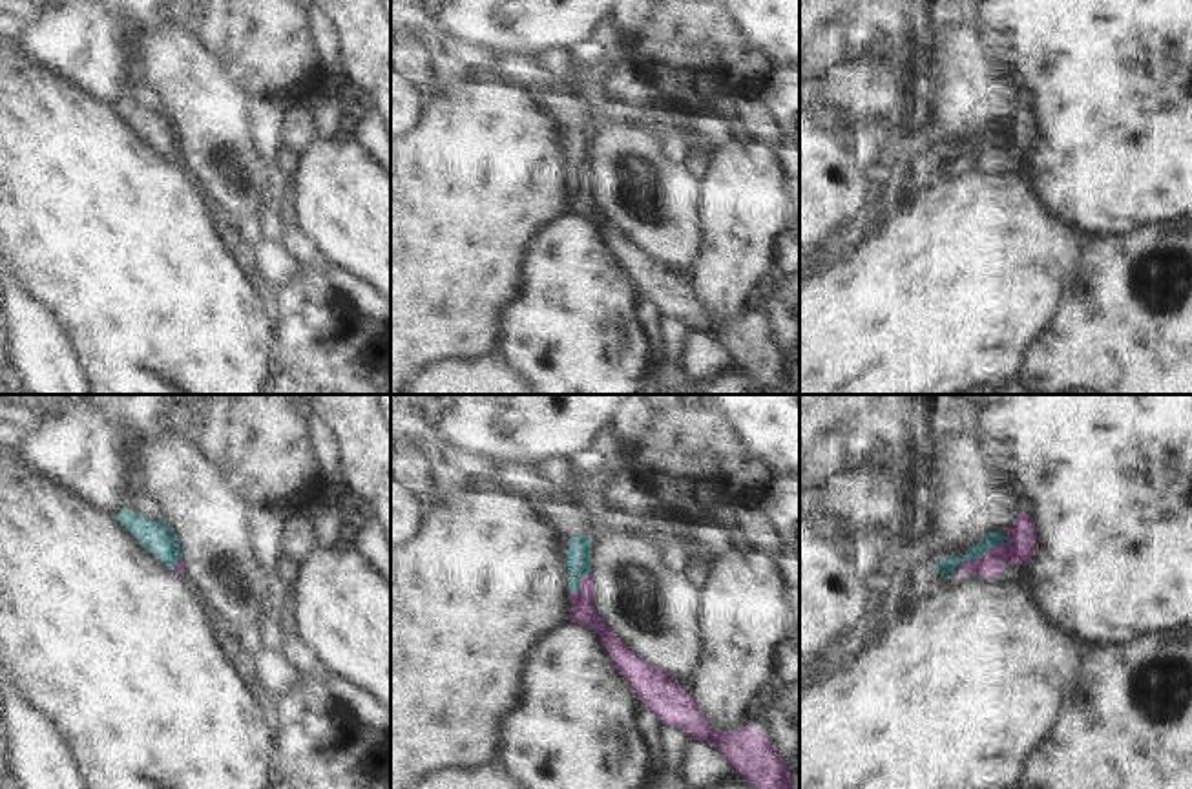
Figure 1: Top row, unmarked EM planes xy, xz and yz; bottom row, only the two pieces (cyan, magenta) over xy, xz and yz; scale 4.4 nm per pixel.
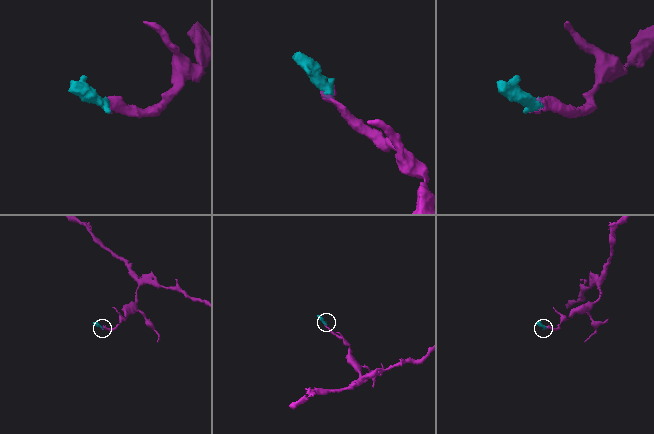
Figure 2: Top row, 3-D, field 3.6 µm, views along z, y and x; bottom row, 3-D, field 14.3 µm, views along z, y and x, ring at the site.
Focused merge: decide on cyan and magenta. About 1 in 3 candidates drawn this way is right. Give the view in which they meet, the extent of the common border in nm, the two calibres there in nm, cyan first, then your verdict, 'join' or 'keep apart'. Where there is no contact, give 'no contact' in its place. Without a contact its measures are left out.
contact in yz; length 260 nm; calibres 70 and 130 nm; join

